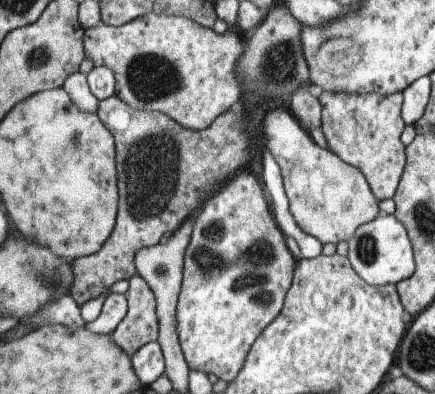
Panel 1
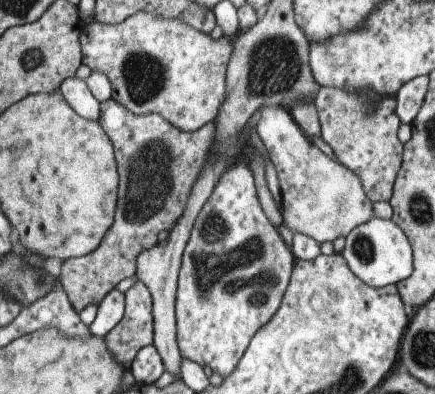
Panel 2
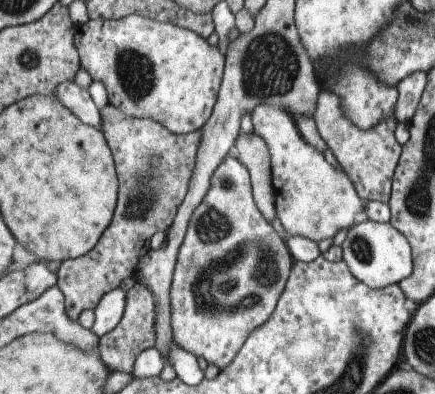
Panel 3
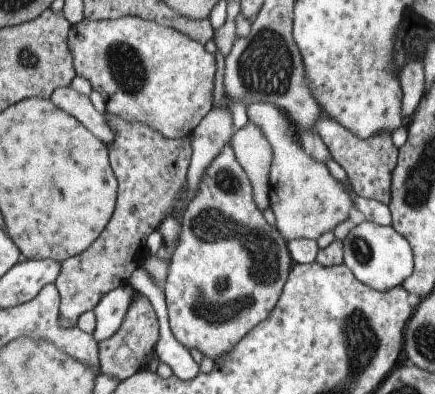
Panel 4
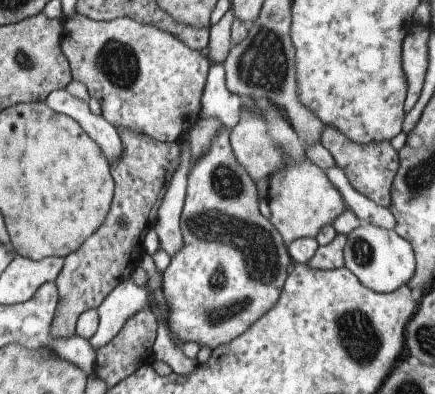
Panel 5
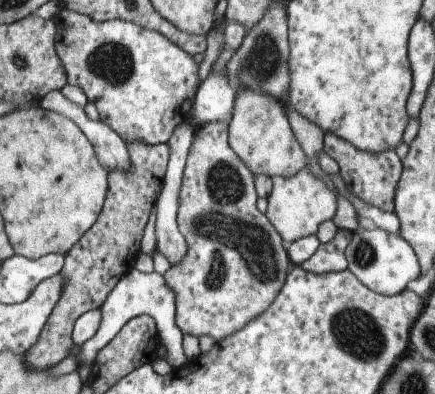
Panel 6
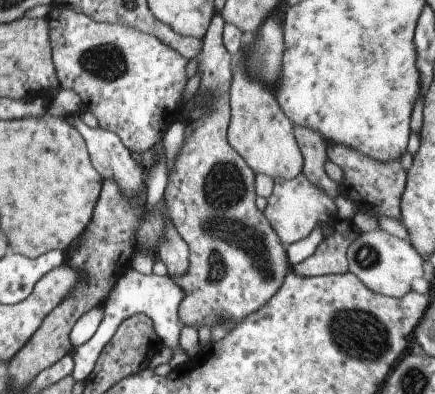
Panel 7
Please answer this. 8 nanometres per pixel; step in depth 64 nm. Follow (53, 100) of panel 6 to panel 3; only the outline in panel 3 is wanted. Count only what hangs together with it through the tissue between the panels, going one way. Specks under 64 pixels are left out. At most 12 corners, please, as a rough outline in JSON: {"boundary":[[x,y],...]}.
{"boundary":[[59,84],[53,94],[81,122],[101,130],[101,112],[87,88]]}

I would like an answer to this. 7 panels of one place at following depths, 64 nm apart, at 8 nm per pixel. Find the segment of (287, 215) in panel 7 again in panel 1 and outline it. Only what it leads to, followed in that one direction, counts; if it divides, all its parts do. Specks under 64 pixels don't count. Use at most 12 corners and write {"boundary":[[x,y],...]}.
{"boundary":[[281,108],[263,120],[297,226],[349,242],[379,216],[365,176]]}

